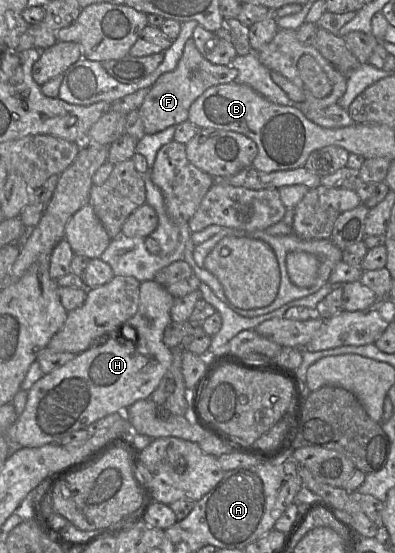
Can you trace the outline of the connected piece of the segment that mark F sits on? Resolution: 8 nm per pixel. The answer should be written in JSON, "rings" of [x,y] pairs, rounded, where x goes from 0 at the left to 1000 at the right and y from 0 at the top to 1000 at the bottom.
{"rings":[[[478,71],[463,89],[446,123],[410,134],[377,159],[365,183],[349,195],[367,242],[405,239],[428,228],[476,219],[484,188],[527,159],[554,152],[592,148],[603,127],[582,118],[539,116],[519,107]]]}

